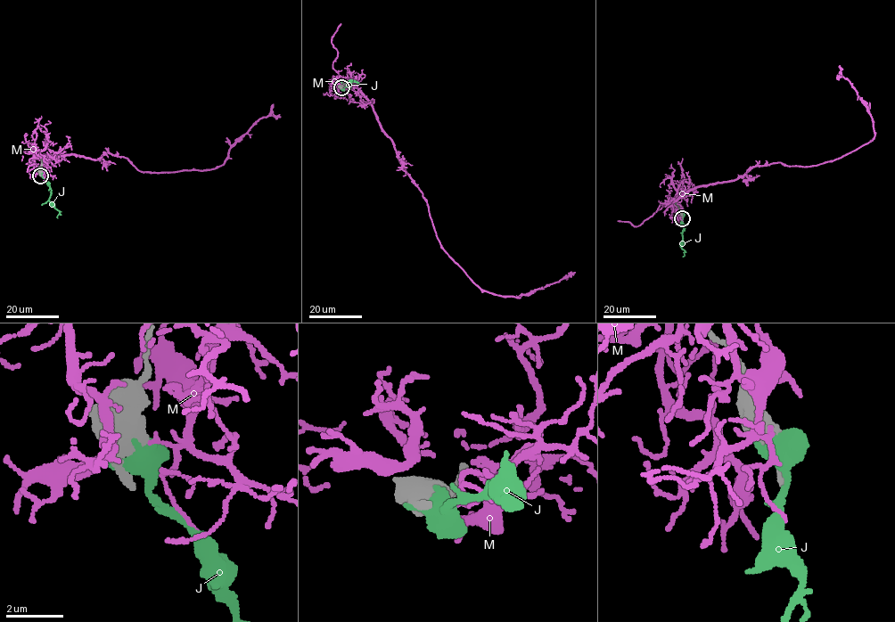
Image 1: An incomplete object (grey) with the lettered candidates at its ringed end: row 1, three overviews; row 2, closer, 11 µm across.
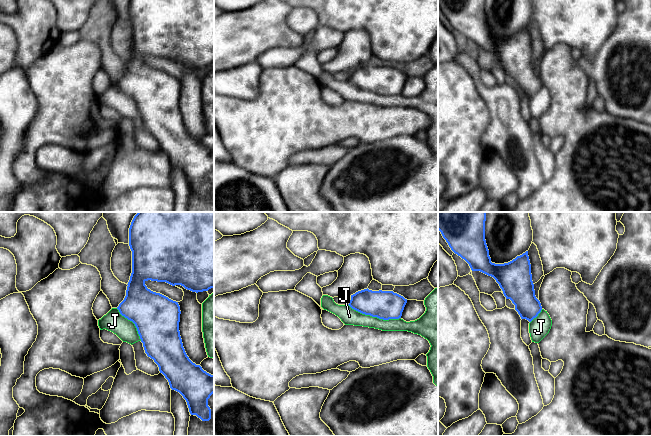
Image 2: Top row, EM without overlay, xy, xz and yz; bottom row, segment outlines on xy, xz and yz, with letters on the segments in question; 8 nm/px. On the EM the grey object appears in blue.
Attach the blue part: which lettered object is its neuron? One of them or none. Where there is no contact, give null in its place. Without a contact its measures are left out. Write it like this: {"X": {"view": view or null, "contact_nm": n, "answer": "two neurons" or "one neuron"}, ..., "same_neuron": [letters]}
{"J": {"view": "xz", "contact_nm": 440, "answer": "two neurons"}, "M": {"view": null, "answer": "two neurons"}, "same_neuron": []}

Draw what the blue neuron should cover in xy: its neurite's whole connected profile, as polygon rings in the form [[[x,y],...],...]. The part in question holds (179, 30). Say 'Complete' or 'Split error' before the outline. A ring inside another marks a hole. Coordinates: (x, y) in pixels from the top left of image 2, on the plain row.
Complete. [[[131,0],[129,22],[132,49],[126,72],[117,85],[135,100],[145,129],[158,141],[170,164],[186,176],[190,190],[209,197],[208,175],[214,169],[214,151],[193,139],[185,128],[179,107],[181,87],[178,78],[151,67],[145,58],[181,61],[196,69],[214,64],[214,0]]]

